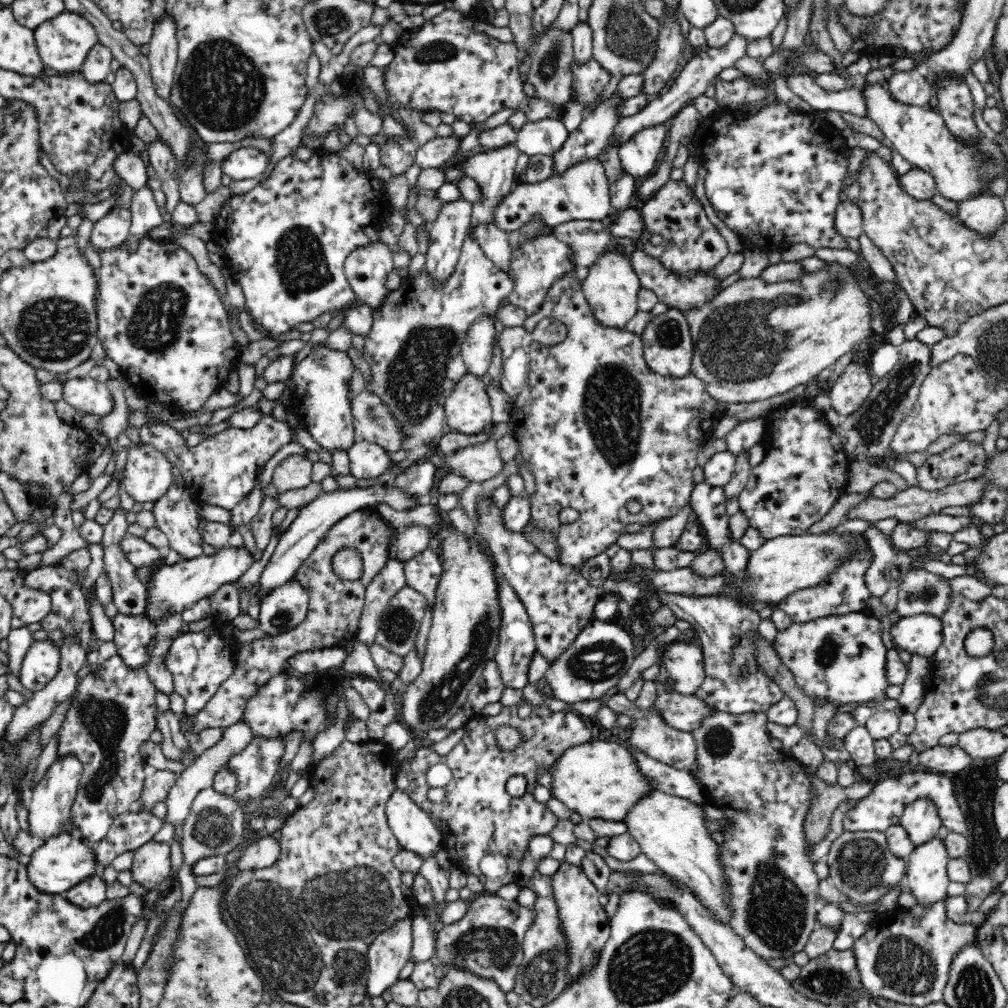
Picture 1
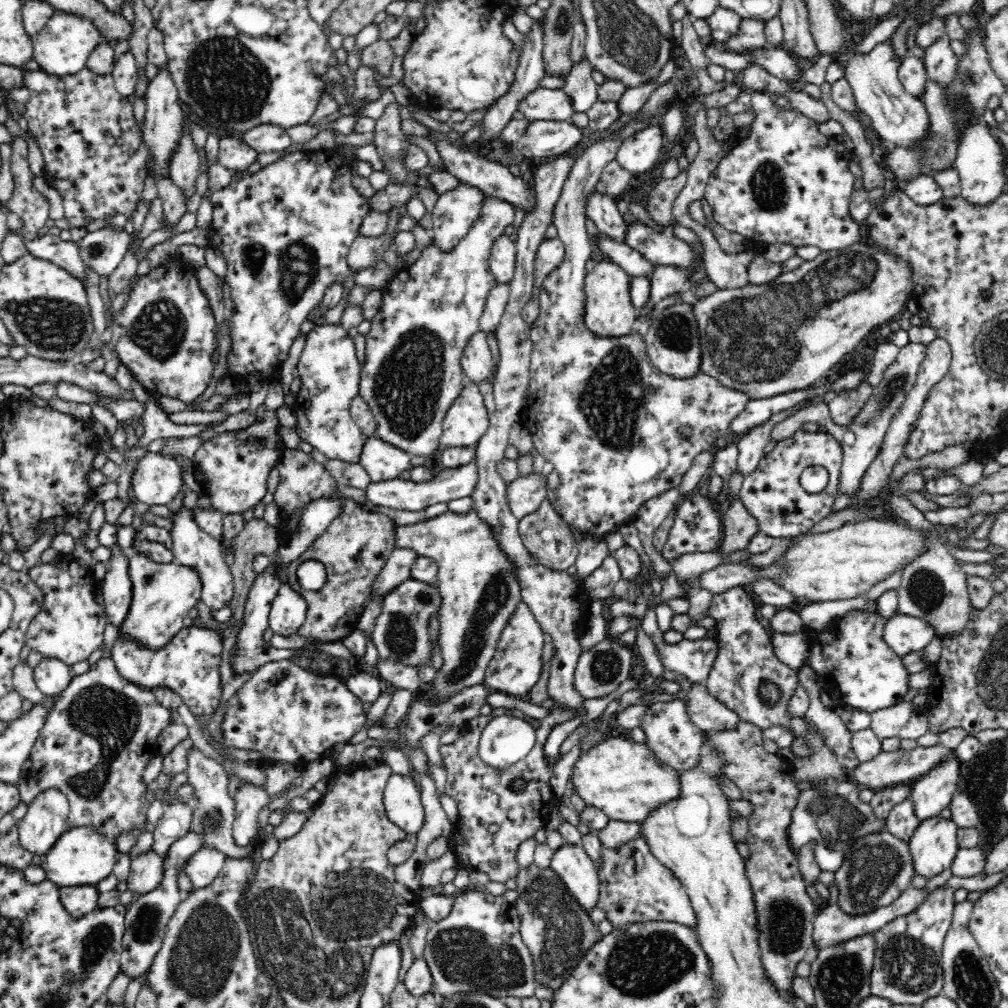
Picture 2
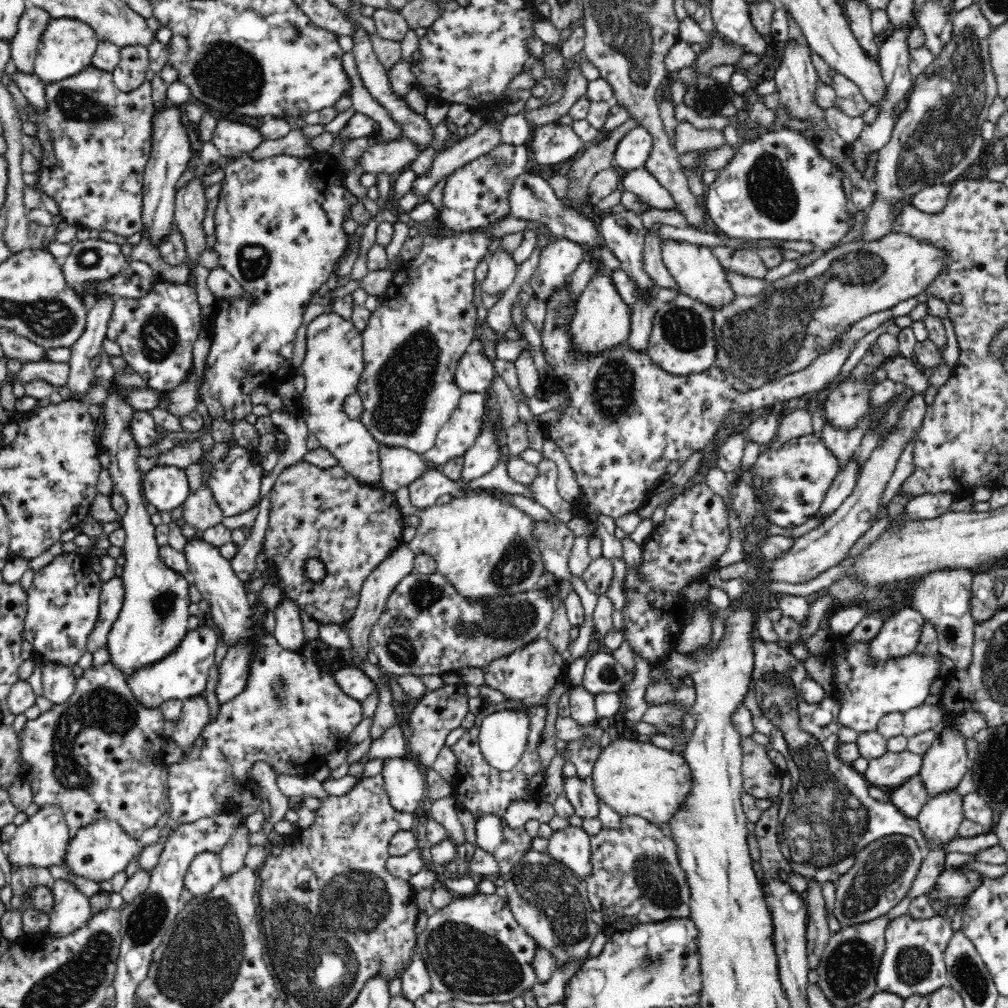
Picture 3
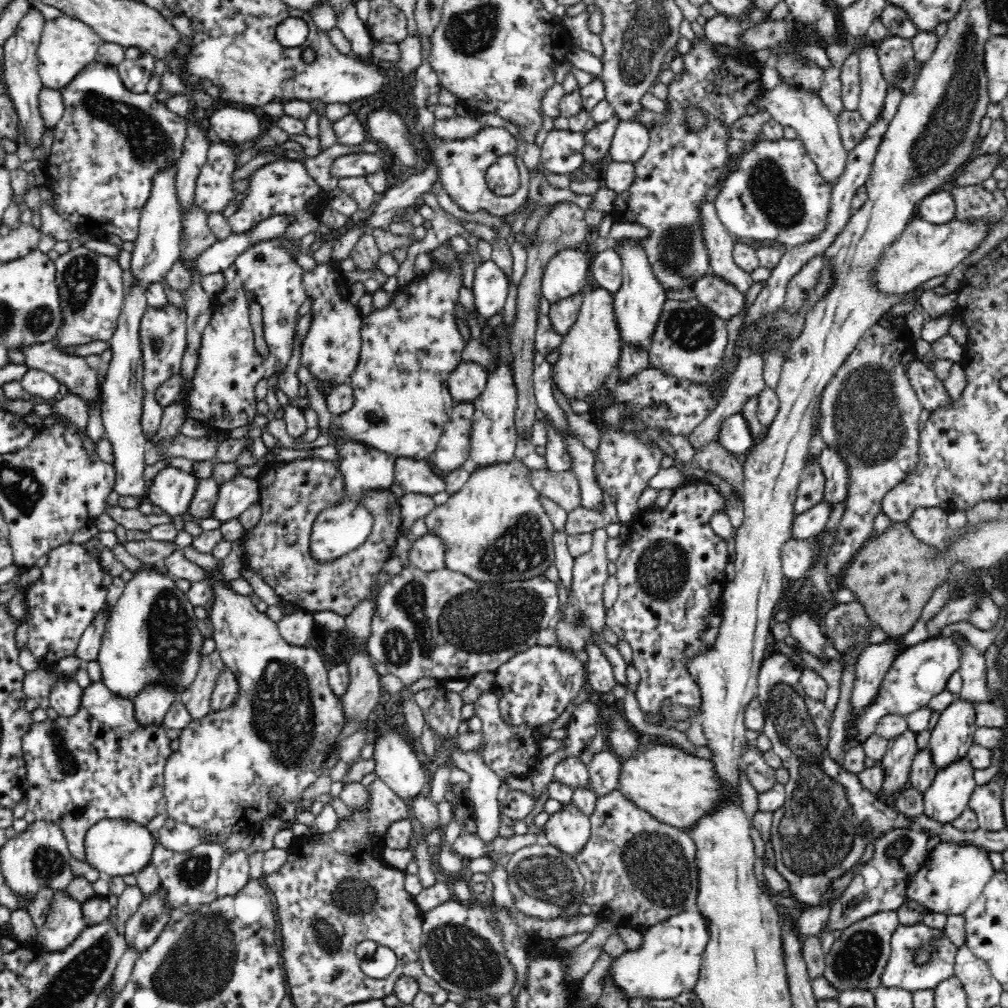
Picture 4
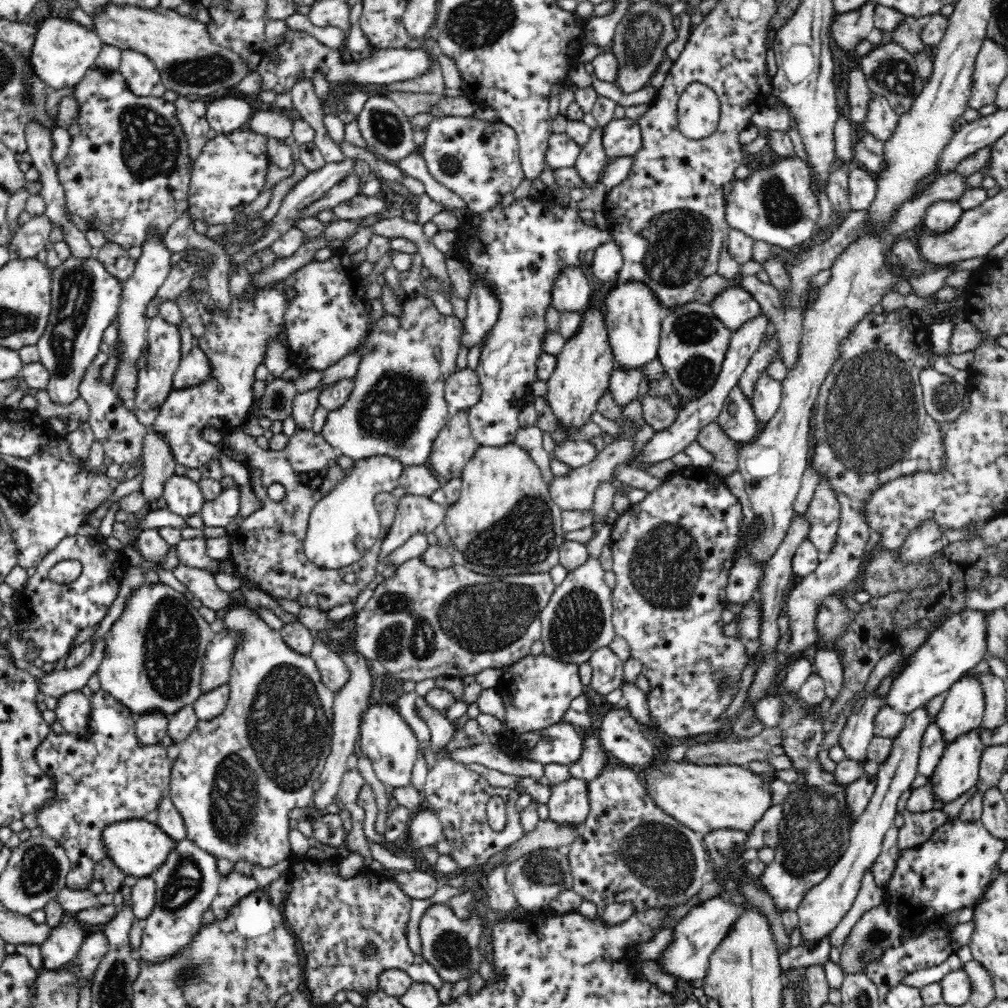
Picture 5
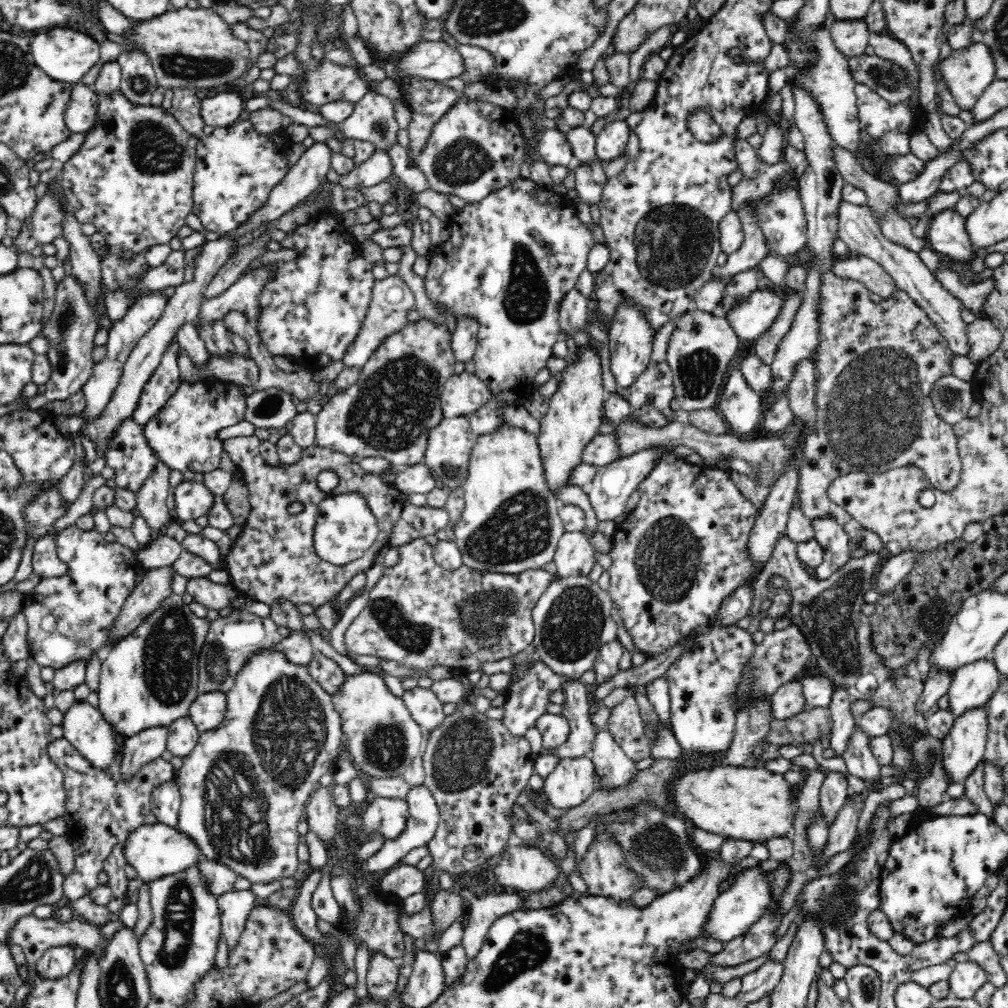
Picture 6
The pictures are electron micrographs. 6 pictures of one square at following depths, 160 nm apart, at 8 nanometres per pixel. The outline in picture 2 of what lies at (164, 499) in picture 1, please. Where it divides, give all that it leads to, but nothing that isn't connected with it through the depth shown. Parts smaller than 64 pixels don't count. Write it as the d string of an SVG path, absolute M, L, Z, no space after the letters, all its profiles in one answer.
M180 506L176 511L170 511L171 530L169 537L172 538L174 562L186 567L196 569L202 579L202 598L204 603L212 611L219 611L229 607L234 597L234 582L230 568L226 566L222 558L221 541L212 539L208 533L203 532L193 517L193 508Z

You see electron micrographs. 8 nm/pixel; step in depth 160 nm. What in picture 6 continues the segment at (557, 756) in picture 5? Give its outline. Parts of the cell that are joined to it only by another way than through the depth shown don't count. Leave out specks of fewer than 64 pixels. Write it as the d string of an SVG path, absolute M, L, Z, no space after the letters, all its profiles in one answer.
M543 714L535 725L542 734L541 749L537 756L553 755L553 751L563 745L571 733L570 723L563 714Z

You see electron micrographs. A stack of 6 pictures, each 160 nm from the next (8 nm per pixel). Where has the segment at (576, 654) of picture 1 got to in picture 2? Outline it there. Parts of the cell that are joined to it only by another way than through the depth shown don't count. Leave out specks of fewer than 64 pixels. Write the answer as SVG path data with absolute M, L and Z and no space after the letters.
M604 634L596 641L596 646L590 650L582 650L576 660L574 672L574 689L584 698L604 698L617 690L618 686L626 679L631 678L632 660L634 660L632 646L625 644L619 638Z

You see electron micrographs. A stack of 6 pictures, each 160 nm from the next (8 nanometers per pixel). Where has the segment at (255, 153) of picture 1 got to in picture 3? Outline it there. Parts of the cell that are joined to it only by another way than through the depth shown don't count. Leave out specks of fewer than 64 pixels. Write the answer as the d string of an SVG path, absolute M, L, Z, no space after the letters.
M220 120L213 136L213 144L226 160L242 159L258 148L263 135L258 128L238 124L231 120Z

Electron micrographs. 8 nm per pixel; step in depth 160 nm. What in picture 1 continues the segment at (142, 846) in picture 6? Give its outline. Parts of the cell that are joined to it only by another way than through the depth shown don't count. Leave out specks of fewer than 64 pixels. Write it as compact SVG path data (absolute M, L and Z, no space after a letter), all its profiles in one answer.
M68 833L45 839L44 844L31 854L27 873L32 887L36 887L36 890L46 894L63 894L81 880L86 880L86 877L96 873L96 857L92 851L92 844Z

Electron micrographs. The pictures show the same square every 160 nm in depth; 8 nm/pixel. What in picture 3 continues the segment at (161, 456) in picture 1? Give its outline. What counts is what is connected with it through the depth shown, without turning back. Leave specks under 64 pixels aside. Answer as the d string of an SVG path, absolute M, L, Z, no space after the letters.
M156 464L142 473L142 494L146 502L159 511L174 510L183 506L190 496L186 470L177 466Z

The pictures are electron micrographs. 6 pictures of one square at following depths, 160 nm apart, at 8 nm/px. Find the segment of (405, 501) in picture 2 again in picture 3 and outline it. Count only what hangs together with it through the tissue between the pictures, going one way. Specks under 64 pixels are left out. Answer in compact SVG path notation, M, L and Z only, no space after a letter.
M485 419L481 435L463 455L463 466L457 482L467 483L488 474L498 464L498 460L500 448L496 444L492 430L488 428L488 419Z

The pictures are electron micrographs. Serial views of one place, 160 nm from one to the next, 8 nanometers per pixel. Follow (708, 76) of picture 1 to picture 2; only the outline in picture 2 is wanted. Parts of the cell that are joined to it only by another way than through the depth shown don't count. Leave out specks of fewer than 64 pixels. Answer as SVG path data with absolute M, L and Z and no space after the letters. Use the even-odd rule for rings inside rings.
M741 19L738 32L725 40L726 50L724 52L753 53L754 50L766 48L768 44L764 37L764 26L762 21ZM665 108L652 119L635 117L610 136L584 149L576 159L553 212L557 237L564 243L564 260L538 290L538 318L529 325L532 342L529 392L519 421L529 431L538 455L550 463L552 472L558 473L556 498L551 503L554 511L569 528L581 533L583 540L605 539L610 532L634 521L639 508L651 498L678 488L694 458L716 446L720 436L727 434L730 422L748 402L746 393L722 387L716 379L702 372L683 379L662 374L650 362L645 338L638 333L598 337L585 325L584 266L592 256L584 215L587 199L595 190L604 167L616 158L621 144L638 132L659 125L664 113Z

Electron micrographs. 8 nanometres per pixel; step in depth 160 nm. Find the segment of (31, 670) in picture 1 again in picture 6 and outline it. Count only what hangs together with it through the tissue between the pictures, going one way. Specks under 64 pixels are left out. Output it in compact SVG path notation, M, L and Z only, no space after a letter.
M74 700L61 722L63 740L72 743L96 768L106 768L116 754L114 731L104 721L99 708L88 701Z

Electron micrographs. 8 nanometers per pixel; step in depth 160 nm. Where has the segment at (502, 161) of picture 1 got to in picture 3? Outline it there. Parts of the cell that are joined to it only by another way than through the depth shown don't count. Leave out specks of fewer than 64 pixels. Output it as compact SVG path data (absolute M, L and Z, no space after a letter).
M498 218L486 226L474 228L464 233L455 234L454 236L438 236L437 234L430 234L424 237L422 247L419 254L408 263L404 263L393 274L391 285L382 293L380 297L380 304L377 309L371 313L366 329L362 332L363 339L363 359L364 366L360 377L360 382L357 386L357 393L363 402L363 411L361 412L361 423L369 430L369 433L381 444L392 447L409 448L412 452L417 452L419 455L424 454L428 449L434 446L436 442L438 431L443 427L443 424L448 422L452 412L458 406L459 398L463 395L460 387L455 381L455 372L460 360L460 357L466 353L466 348L470 346L475 338L477 327L477 306L474 302L474 288L477 282L475 280L475 268L478 263L485 259L486 254L490 253L489 247L494 240L491 236L491 230L498 221L503 218Z

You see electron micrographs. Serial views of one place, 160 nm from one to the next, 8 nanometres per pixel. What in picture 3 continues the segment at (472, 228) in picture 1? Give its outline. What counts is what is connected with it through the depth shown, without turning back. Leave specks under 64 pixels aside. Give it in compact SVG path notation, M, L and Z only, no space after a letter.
M499 246L491 254L490 262L488 262L487 277L483 284L480 284L480 287L488 293L507 290L508 286L514 282L517 265L512 258L512 254Z

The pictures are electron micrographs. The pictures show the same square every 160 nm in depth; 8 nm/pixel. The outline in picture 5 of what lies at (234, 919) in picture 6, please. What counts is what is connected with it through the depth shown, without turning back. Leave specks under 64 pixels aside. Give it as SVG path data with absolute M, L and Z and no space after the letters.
M233 868L228 874L222 874L219 891L210 904L215 918L224 918L232 910L232 906L236 906L240 899L251 895L258 888L260 886L251 874L245 874Z

